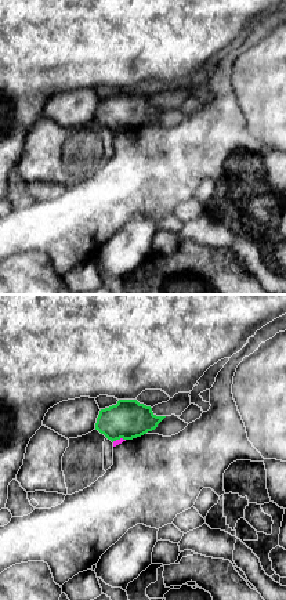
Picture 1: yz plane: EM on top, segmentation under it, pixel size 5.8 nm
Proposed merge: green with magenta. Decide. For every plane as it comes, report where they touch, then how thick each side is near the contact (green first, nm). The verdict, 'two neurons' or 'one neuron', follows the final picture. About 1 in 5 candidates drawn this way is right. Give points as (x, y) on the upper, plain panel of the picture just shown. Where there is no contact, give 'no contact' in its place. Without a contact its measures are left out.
meets green at (118, 129); 220 nm thick on the green side, 30 nm on the other

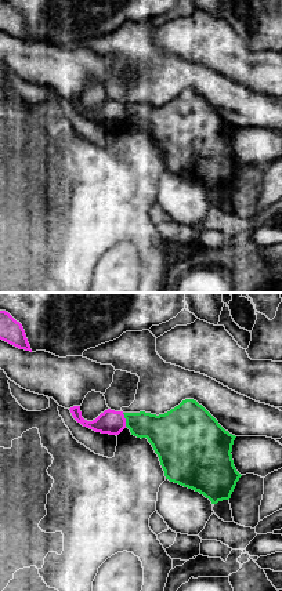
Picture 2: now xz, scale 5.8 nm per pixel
meets green at (126, 111); 220 nm thick on the green side, 140 nm on the other

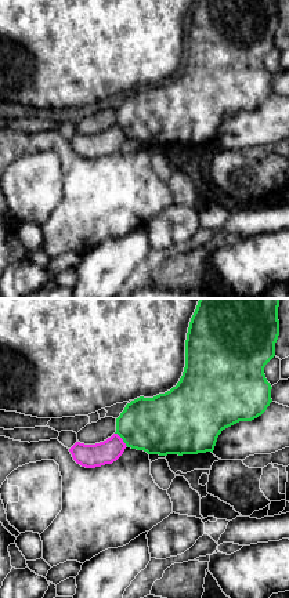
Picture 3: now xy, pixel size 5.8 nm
meets green at (122, 129); 340 nm thick on the green side, 140 nm on the other

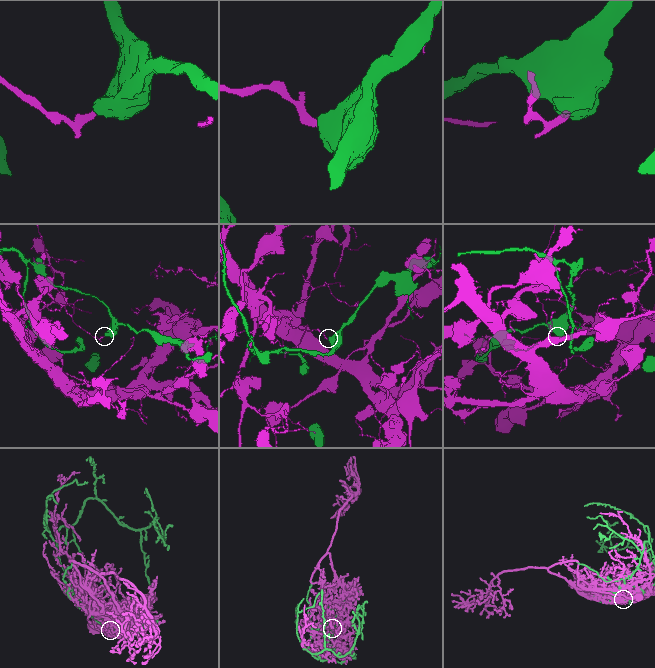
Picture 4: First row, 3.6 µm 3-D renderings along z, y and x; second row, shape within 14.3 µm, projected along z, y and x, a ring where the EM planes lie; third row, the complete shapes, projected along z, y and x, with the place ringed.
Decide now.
two neurons

